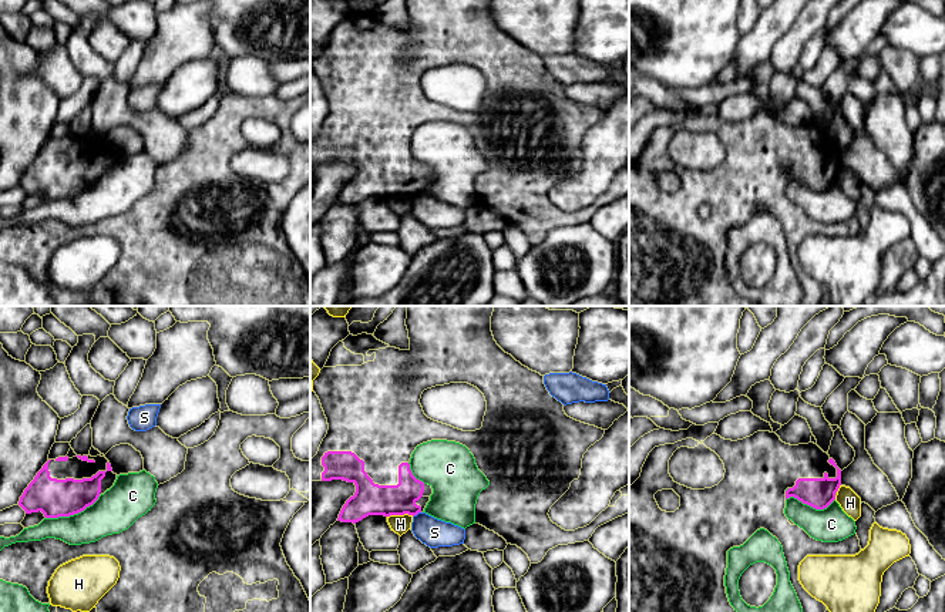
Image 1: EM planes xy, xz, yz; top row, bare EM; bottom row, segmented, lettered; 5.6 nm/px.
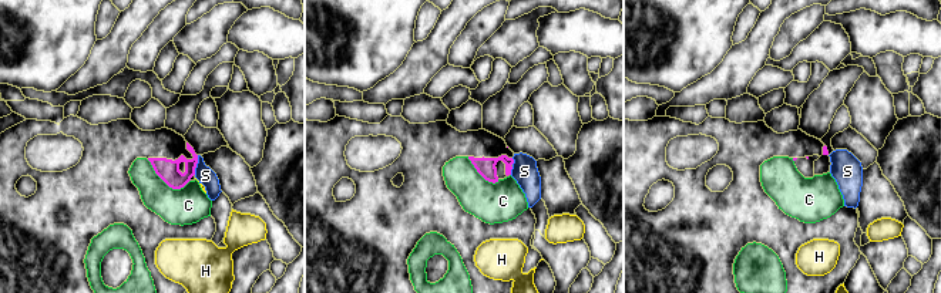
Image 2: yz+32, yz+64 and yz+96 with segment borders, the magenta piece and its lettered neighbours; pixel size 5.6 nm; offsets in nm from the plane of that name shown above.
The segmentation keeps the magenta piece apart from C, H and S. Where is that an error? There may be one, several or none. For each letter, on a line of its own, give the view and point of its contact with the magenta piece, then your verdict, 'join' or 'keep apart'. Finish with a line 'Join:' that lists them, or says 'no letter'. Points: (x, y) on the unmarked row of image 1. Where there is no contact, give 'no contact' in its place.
C: contact xy (73, 195); keep apart
H: contact xz (400, 195); keep apart
S: contact xz (416, 195); keep apart
Join: no letter

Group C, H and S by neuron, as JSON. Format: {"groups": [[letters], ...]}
{"groups": [["C"], ["H"], ["S"]]}

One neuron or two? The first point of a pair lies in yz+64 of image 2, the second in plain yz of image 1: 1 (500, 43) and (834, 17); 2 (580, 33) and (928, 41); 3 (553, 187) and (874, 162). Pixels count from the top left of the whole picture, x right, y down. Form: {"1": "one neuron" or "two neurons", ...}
{"1": "two neurons", "2": "one neuron", "3": "one neuron"}

